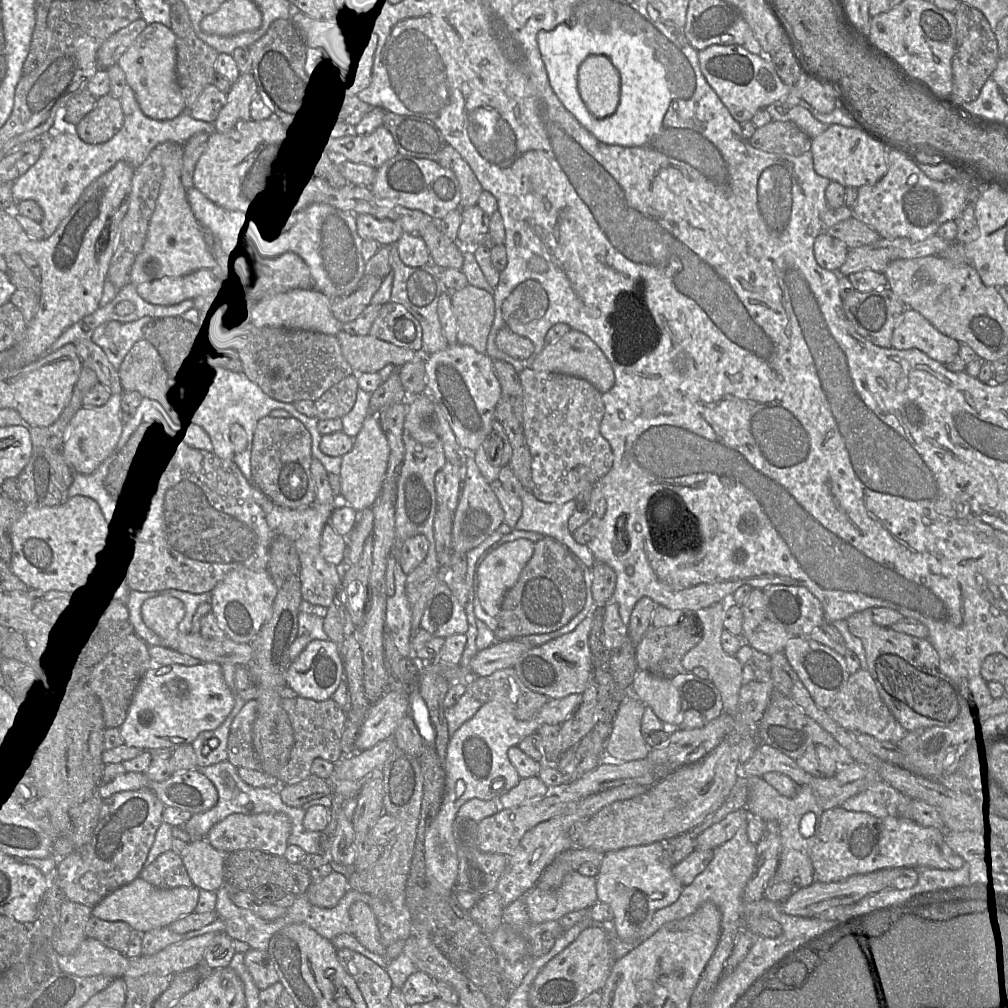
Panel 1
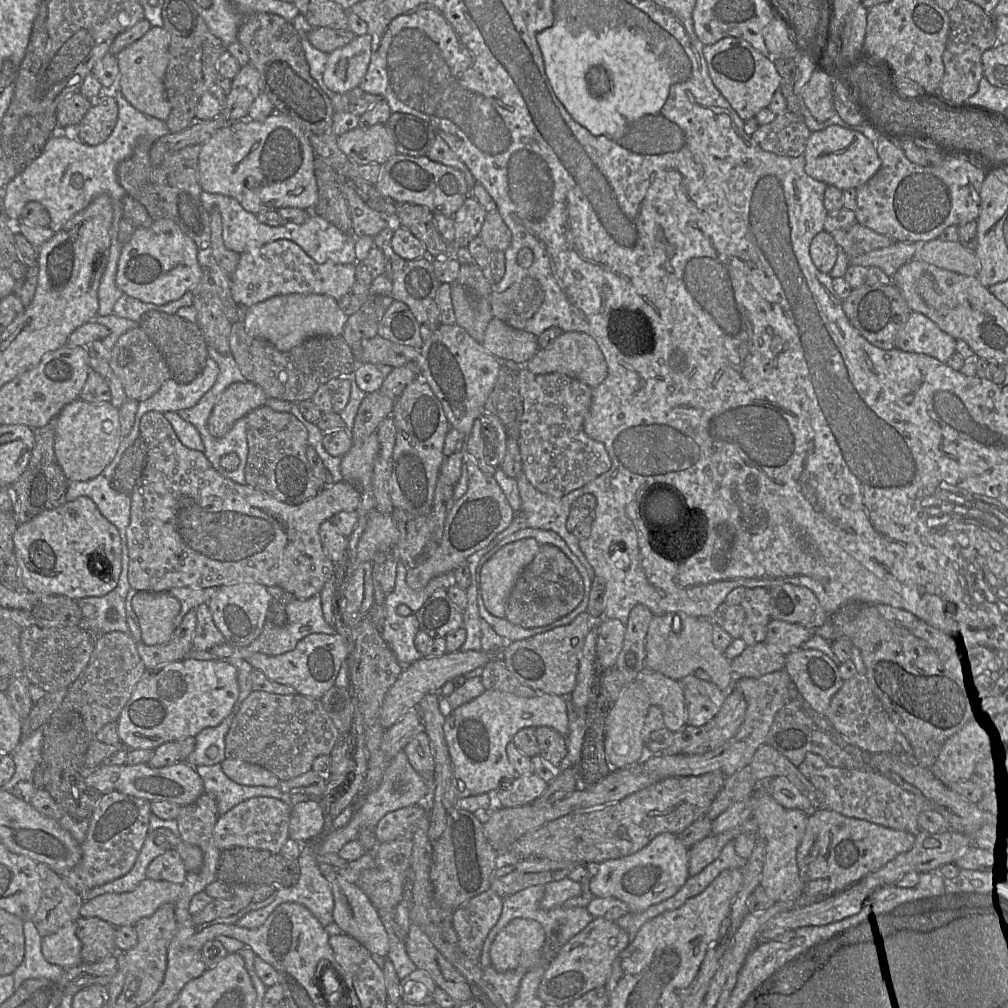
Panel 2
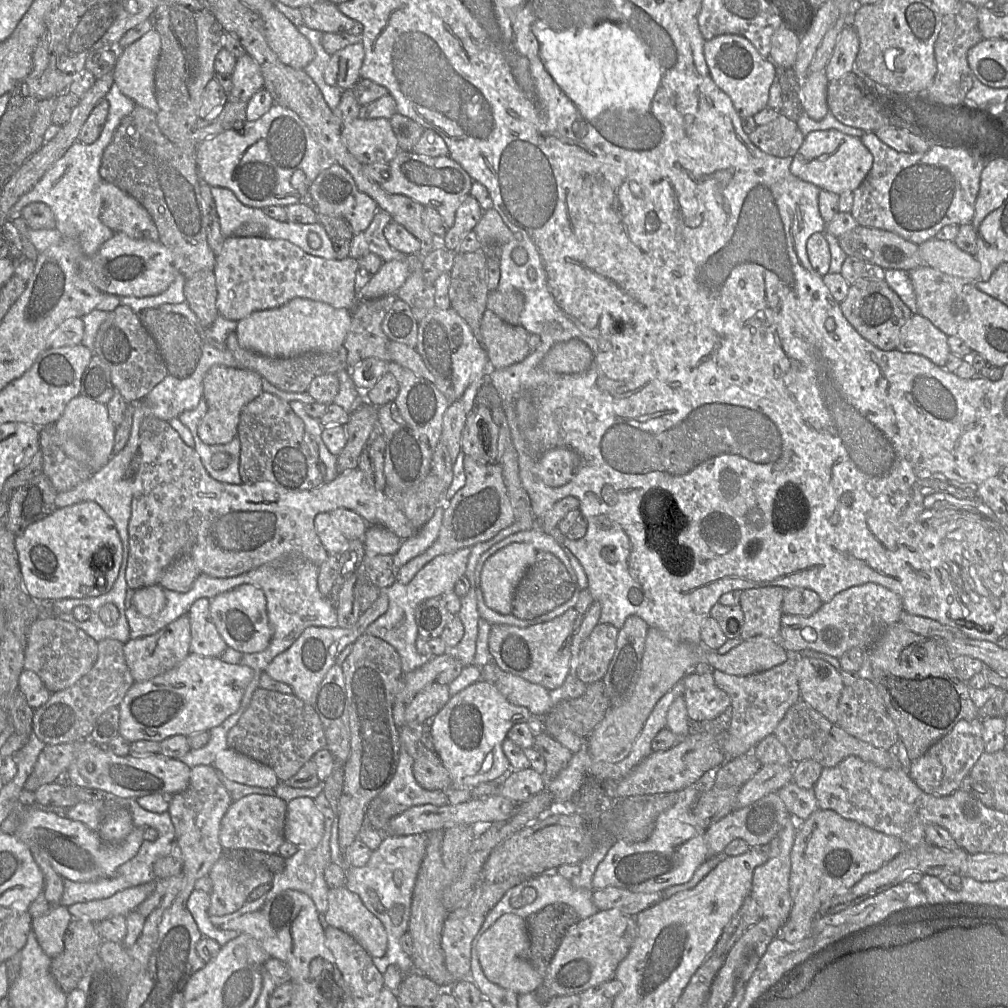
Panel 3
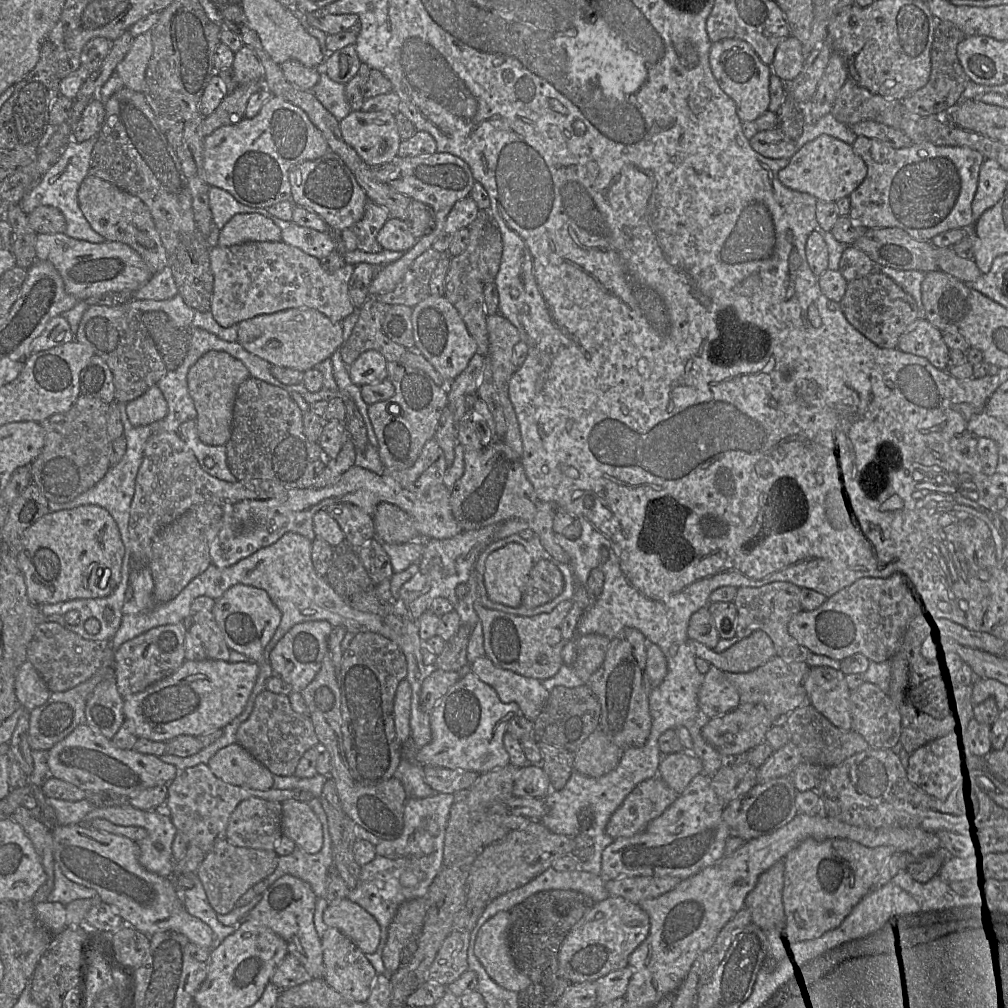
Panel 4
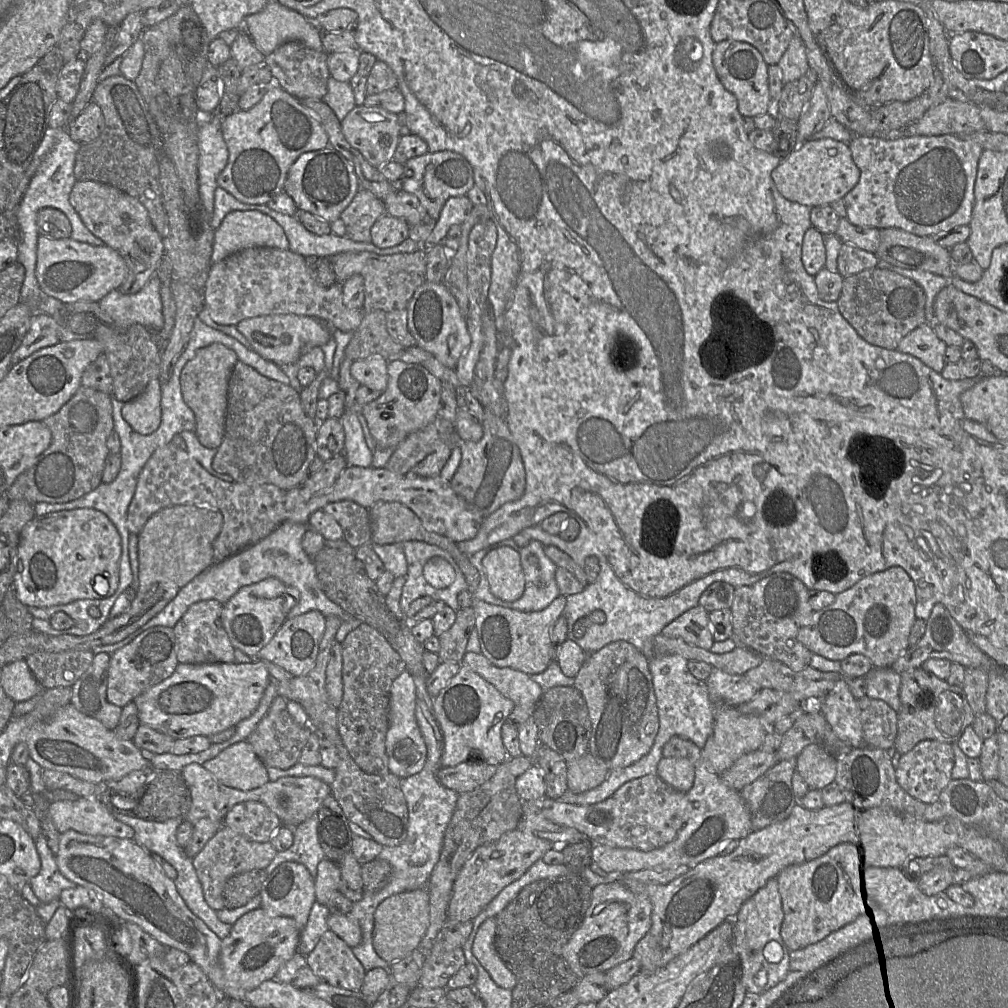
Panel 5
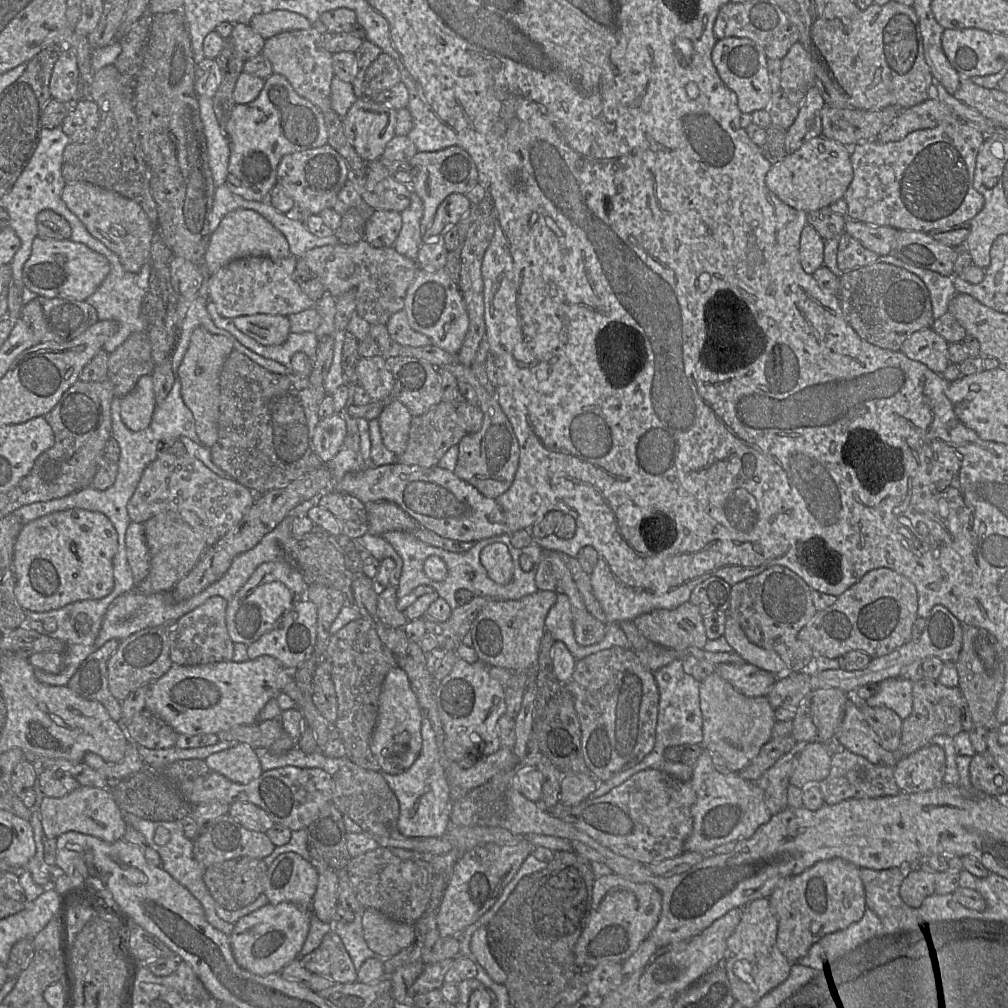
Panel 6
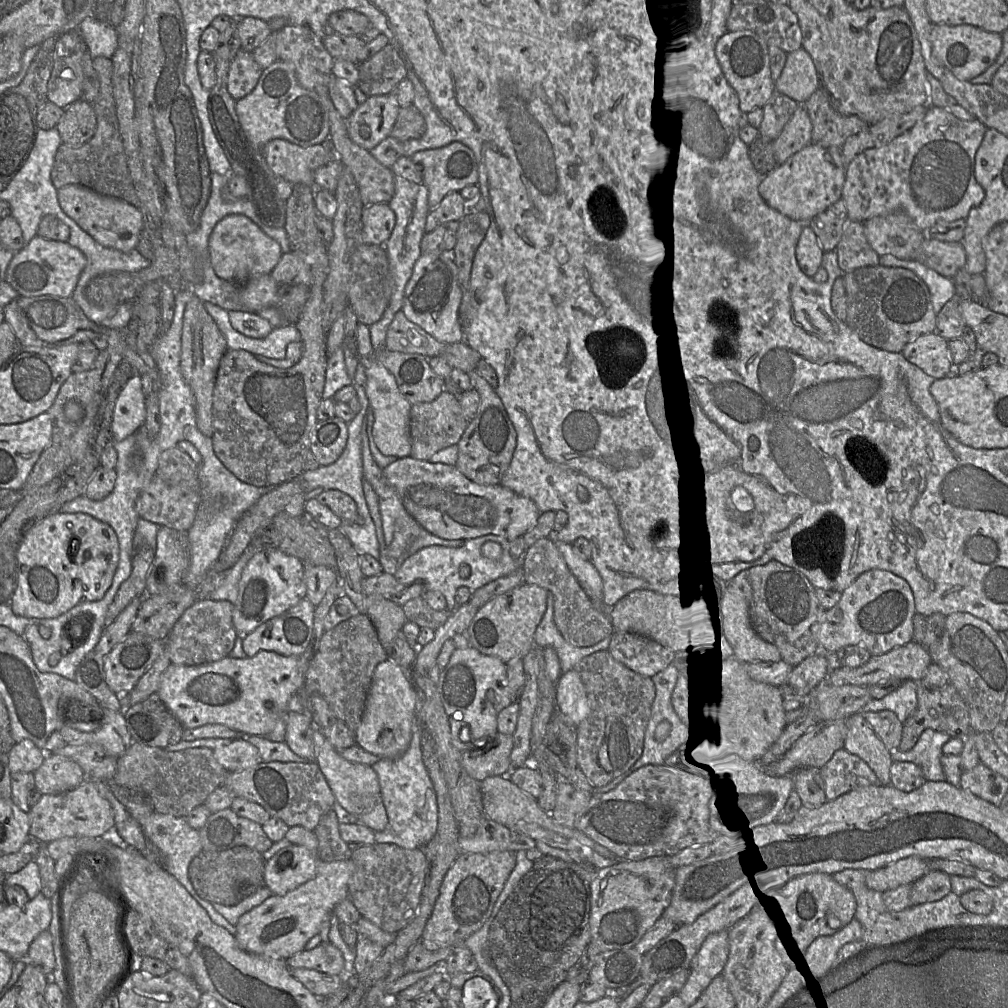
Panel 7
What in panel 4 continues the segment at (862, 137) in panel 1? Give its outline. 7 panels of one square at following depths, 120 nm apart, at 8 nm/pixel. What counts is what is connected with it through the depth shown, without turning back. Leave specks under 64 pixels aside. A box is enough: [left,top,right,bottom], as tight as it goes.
[778,134,867,202]

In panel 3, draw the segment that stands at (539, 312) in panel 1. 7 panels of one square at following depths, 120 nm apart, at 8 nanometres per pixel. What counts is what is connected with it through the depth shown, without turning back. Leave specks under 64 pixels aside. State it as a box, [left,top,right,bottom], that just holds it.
[487,290,525,325]

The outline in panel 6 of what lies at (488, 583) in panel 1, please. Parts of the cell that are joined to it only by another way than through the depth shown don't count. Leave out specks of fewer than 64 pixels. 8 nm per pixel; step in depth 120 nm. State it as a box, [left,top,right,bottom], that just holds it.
[480,543,513,585]

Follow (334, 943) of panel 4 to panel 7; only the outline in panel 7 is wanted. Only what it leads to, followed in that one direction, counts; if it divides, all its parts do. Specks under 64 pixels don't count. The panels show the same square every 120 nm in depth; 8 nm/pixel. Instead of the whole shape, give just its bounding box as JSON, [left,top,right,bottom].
[286,942,344,975]

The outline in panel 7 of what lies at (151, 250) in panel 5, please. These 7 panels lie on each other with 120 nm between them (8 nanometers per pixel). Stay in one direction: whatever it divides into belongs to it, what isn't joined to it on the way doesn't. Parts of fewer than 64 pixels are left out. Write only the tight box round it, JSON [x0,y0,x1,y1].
[57,184,143,252]

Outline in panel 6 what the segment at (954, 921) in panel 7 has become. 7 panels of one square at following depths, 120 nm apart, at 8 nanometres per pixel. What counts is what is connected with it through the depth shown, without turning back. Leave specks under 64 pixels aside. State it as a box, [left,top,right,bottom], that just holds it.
[860,867,979,934]

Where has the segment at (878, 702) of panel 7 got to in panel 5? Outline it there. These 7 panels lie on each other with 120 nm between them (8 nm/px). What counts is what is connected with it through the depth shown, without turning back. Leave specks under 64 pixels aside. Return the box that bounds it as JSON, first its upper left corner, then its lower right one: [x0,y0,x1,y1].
[866,668,901,713]

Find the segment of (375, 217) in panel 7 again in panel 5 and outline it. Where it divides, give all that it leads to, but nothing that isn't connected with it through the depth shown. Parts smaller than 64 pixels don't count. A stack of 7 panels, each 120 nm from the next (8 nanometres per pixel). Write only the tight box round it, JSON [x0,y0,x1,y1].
[371,214,410,248]

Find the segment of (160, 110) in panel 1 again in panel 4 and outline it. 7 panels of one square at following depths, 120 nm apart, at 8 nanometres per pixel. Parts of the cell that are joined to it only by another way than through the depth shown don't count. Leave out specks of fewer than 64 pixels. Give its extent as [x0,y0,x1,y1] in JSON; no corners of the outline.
[115,31,153,92]

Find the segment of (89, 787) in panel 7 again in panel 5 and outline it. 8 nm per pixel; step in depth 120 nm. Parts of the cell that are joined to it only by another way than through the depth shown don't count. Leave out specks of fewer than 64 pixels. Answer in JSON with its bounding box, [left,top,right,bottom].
[50,797,134,839]

